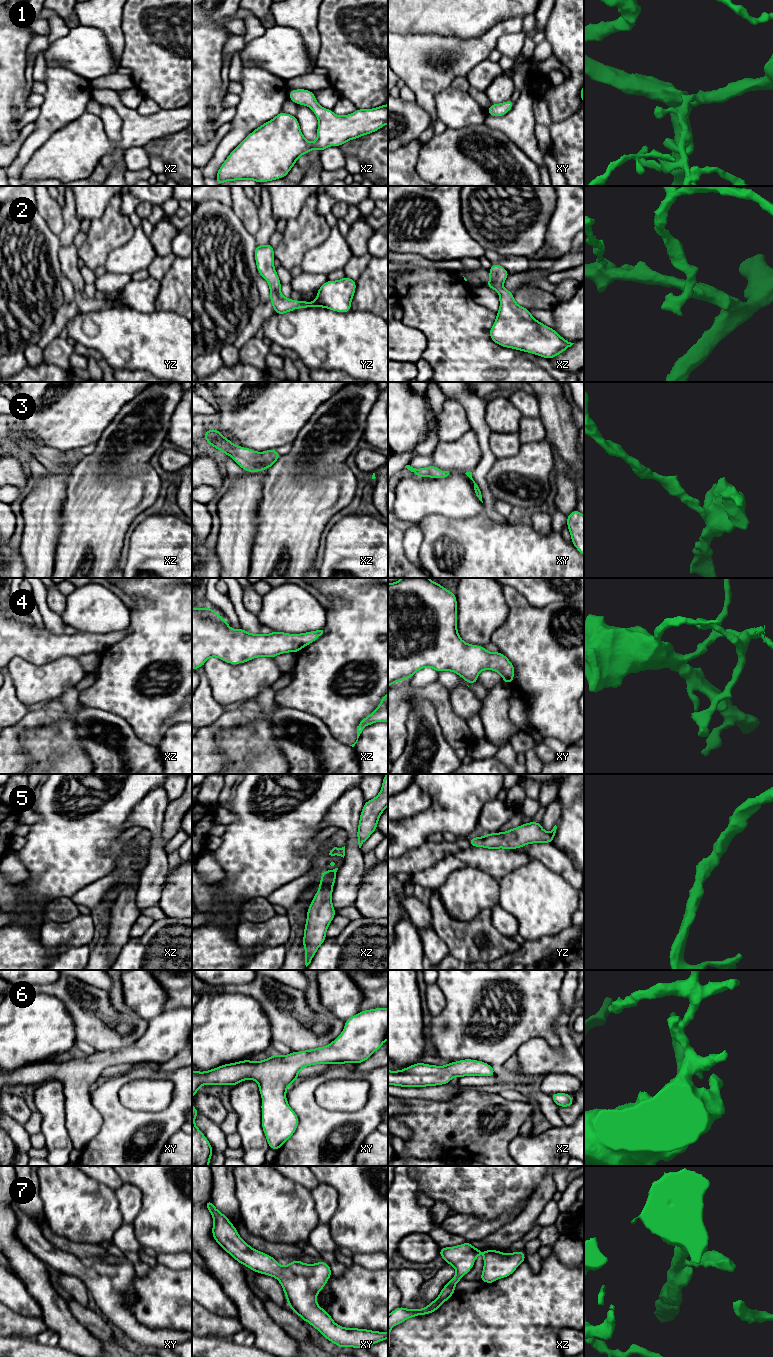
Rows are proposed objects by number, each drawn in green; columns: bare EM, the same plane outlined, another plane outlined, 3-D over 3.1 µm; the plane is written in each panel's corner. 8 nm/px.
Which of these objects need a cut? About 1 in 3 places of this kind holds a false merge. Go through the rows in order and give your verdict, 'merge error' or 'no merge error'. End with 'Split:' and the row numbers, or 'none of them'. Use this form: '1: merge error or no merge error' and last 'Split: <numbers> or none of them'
1: no merge error
2: no merge error
3: no merge error
4: no merge error
5: no merge error
6: no merge error
7: no merge error
Split: none of them

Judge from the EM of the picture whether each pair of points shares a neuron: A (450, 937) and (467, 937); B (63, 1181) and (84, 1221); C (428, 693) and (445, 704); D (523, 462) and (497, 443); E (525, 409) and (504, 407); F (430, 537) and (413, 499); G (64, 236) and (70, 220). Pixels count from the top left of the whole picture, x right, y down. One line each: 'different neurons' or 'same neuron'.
A: same neuron
B: same neuron
C: same neuron
D: different neurons
E: different neurons
F: different neurons
G: same neuron

